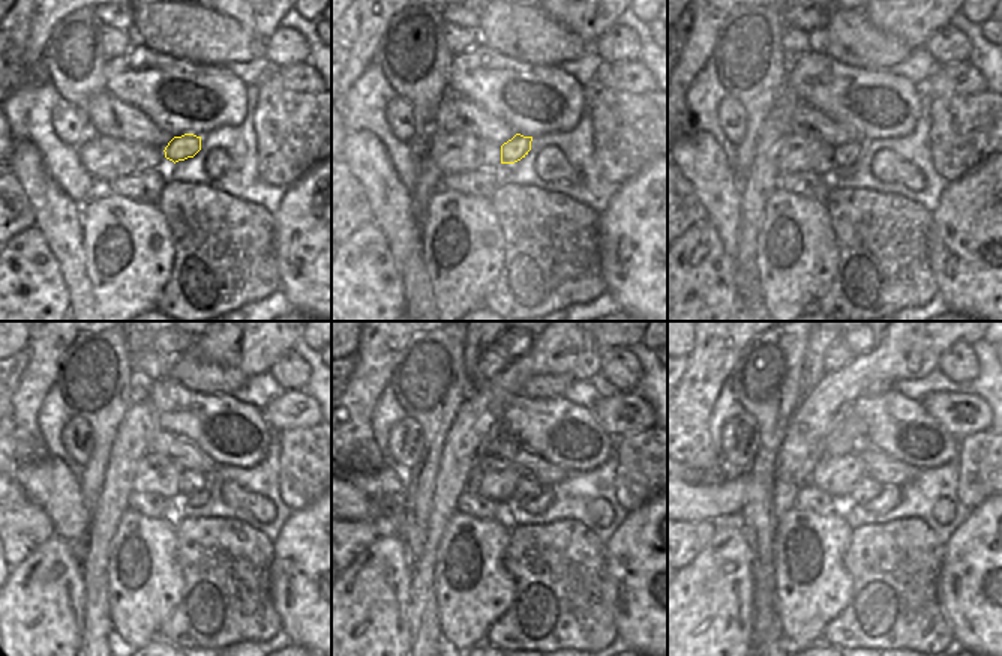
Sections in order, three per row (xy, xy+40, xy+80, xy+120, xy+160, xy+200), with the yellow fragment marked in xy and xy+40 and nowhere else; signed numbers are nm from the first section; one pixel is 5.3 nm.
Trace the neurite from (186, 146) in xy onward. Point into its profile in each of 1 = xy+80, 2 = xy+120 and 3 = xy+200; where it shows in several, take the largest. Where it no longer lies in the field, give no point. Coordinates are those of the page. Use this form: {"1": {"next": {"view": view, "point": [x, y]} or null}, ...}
{"1": {"next": {"view": "xy+80", "point": [845, 155]}}, "2": {"next": {"view": "xy+120", "point": [191, 482]}}, "3": {"next": {"view": "xy+200", "point": [866, 488]}}}

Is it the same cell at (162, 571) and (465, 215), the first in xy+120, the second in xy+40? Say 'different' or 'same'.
same

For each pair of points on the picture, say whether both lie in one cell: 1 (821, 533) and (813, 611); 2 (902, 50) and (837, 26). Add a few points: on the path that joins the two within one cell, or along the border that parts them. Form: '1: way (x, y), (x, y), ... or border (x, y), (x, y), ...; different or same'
1: way (824, 553), (822, 572), (813, 583), (813, 592); same
2: way (885, 50), (866, 47), (854, 39); same

